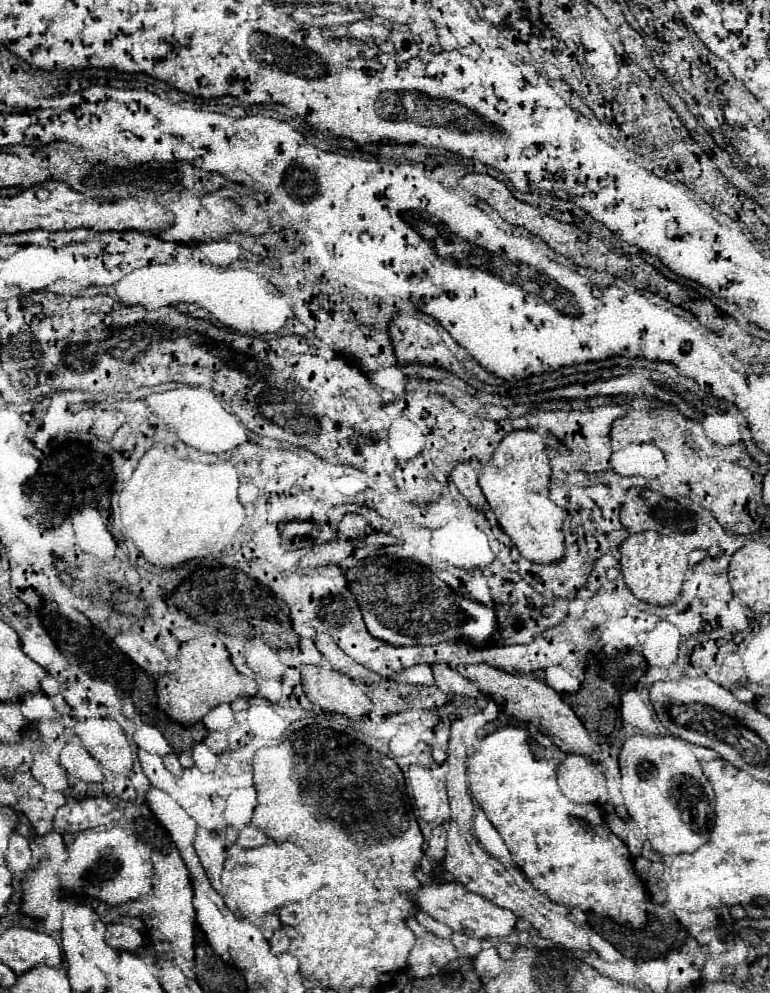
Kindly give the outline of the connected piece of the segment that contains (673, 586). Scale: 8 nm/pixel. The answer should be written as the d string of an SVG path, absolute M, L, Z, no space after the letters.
M656 530L632 532L620 544L620 570L626 586L638 600L646 600L652 604L668 604L678 596L684 582L688 570L688 554L676 540L672 540L672 536L660 534Z

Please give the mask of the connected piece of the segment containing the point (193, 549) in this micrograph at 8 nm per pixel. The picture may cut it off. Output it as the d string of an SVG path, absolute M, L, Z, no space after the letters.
M152 446L142 456L134 476L126 482L120 496L124 532L140 548L144 558L156 566L174 566L190 558L202 558L210 552L220 552L246 522L244 508L238 500L236 490L238 478L234 464L180 460L172 450L164 446Z

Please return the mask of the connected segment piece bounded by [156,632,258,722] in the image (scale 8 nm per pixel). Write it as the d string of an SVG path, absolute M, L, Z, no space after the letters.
M200 632L192 640L184 642L178 652L178 670L166 672L156 680L158 688L158 702L176 720L198 720L202 718L210 706L218 702L228 702L240 698L244 694L254 694L258 684L254 678L248 678L234 670L230 664L226 646L212 634Z

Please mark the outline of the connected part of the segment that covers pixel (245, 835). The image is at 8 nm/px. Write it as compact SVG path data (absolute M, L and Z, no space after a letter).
M246 824L242 830L240 830L240 838L238 838L238 844L240 846L260 846L260 844L266 844L270 838L268 834L262 830L262 828L256 828L252 824Z

